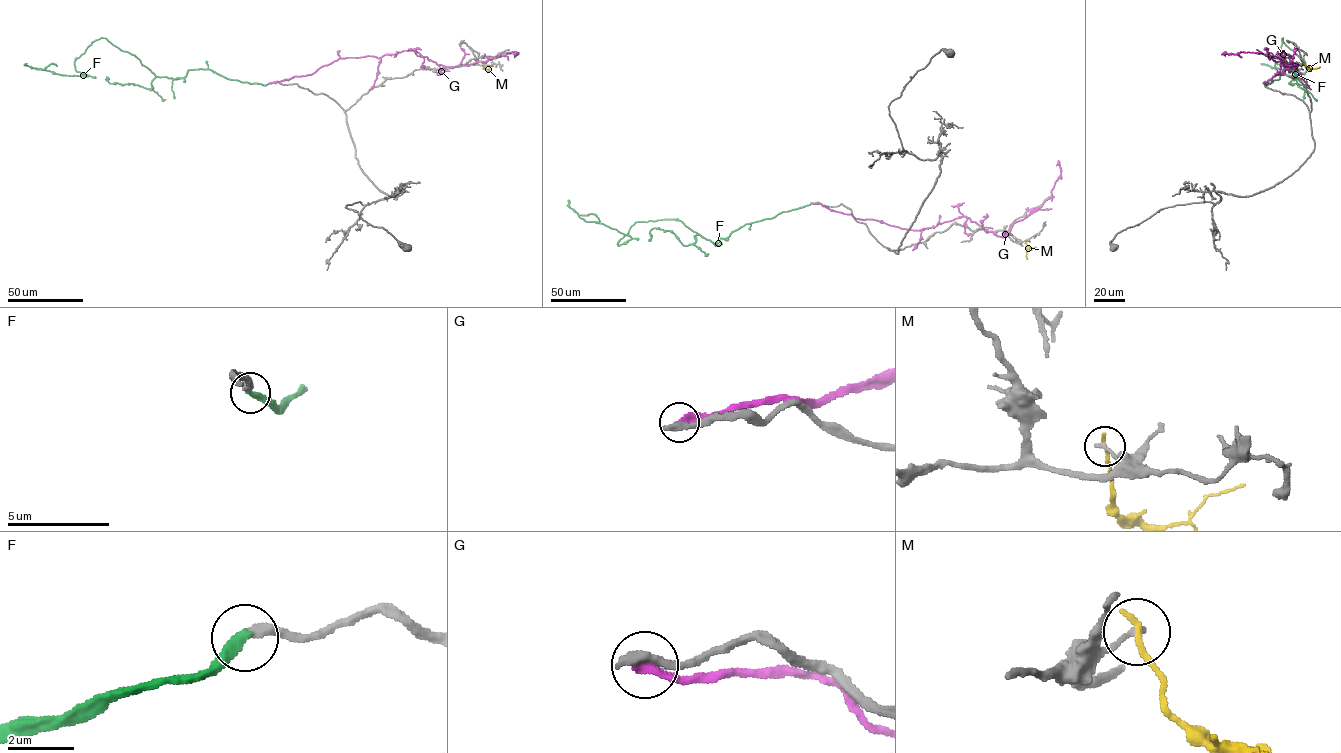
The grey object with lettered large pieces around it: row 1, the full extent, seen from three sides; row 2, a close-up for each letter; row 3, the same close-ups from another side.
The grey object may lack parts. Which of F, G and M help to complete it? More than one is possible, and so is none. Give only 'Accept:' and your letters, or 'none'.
Accept: none

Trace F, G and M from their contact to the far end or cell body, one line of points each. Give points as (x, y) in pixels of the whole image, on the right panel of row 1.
F: (1264, 84), (1286, 68), (1306, 79), (1281, 56), (1283, 38), (1306, 71), (1286, 75), (1275, 66), (1282, 66)
G: (1264, 83), (1291, 56), (1279, 50), (1277, 56), (1286, 65), (1298, 65), (1256, 52), (1225, 56)
M: (1303, 63), (1307, 68), (1320, 67)

